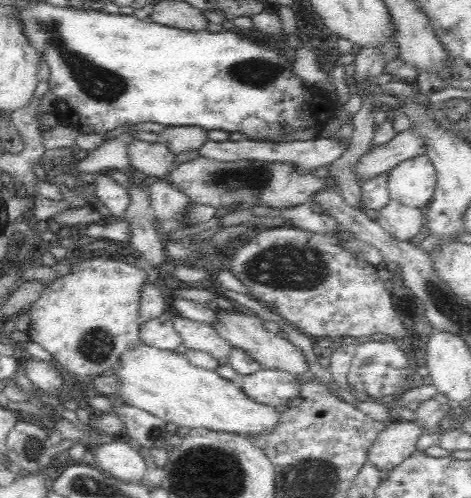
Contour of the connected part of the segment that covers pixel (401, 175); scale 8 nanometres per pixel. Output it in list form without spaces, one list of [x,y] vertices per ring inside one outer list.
[[[420,155],[388,172],[387,192],[402,206],[422,212],[433,200],[436,182],[434,165],[426,155]]]

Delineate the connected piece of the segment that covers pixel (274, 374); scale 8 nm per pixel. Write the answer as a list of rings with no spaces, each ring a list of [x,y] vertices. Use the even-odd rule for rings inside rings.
[[[257,370],[243,375],[240,389],[244,395],[257,404],[274,408],[284,405],[300,396],[301,382],[286,372],[278,370]]]

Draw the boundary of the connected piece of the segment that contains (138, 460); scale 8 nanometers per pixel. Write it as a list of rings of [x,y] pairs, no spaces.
[[[127,439],[106,440],[94,452],[94,456],[95,469],[124,482],[140,482],[148,472],[141,454],[128,446]]]

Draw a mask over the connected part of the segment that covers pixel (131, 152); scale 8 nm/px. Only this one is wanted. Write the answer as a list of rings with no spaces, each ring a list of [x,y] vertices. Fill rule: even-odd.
[[[133,140],[126,148],[129,164],[142,172],[145,178],[165,179],[174,167],[174,154],[164,144],[149,143],[143,140]]]

